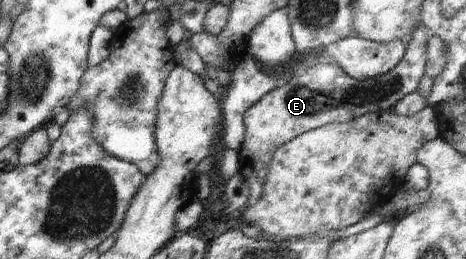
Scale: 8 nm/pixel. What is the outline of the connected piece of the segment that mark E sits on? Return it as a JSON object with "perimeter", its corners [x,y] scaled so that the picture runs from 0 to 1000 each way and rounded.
{"perimeter":[[[899,100],[882,131],[882,143],[869,162],[869,212],[850,259],[830,282],[818,286],[809,297],[768,309],[745,290],[723,247],[706,232],[689,232],[670,239],[652,259],[642,282],[631,282],[609,332],[597,336],[579,359],[571,359],[558,390],[541,405],[530,432],[524,436],[524,494],[526,521],[511,610],[515,606],[515,641],[528,645],[524,660],[513,660],[524,695],[536,718],[536,757],[528,784],[530,795],[547,792],[560,761],[564,737],[567,683],[575,672],[577,633],[582,629],[588,591],[627,537],[633,537],[648,514],[659,514],[663,502],[674,502],[695,483],[715,471],[755,471],[777,444],[794,440],[796,432],[837,429],[845,405],[861,390],[871,367],[897,351],[897,324],[912,293],[914,247],[914,181],[916,181],[916,112]]]}

